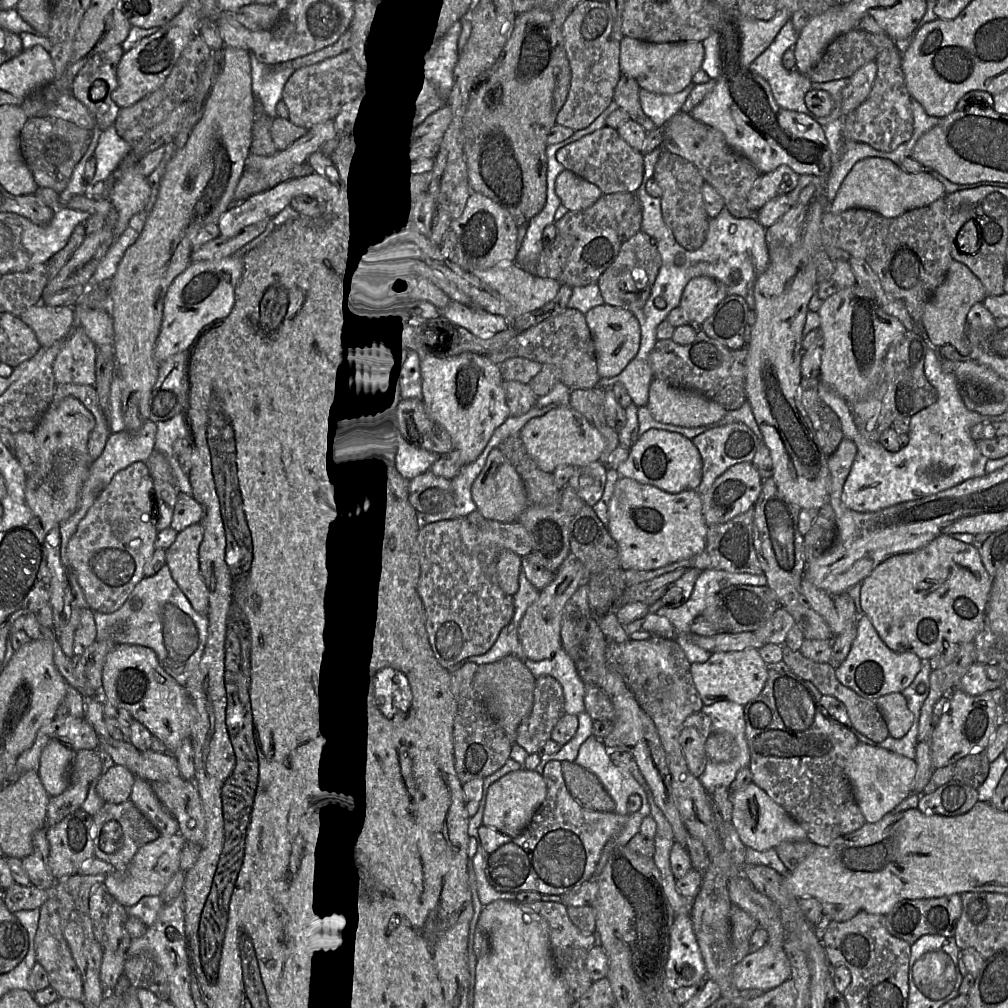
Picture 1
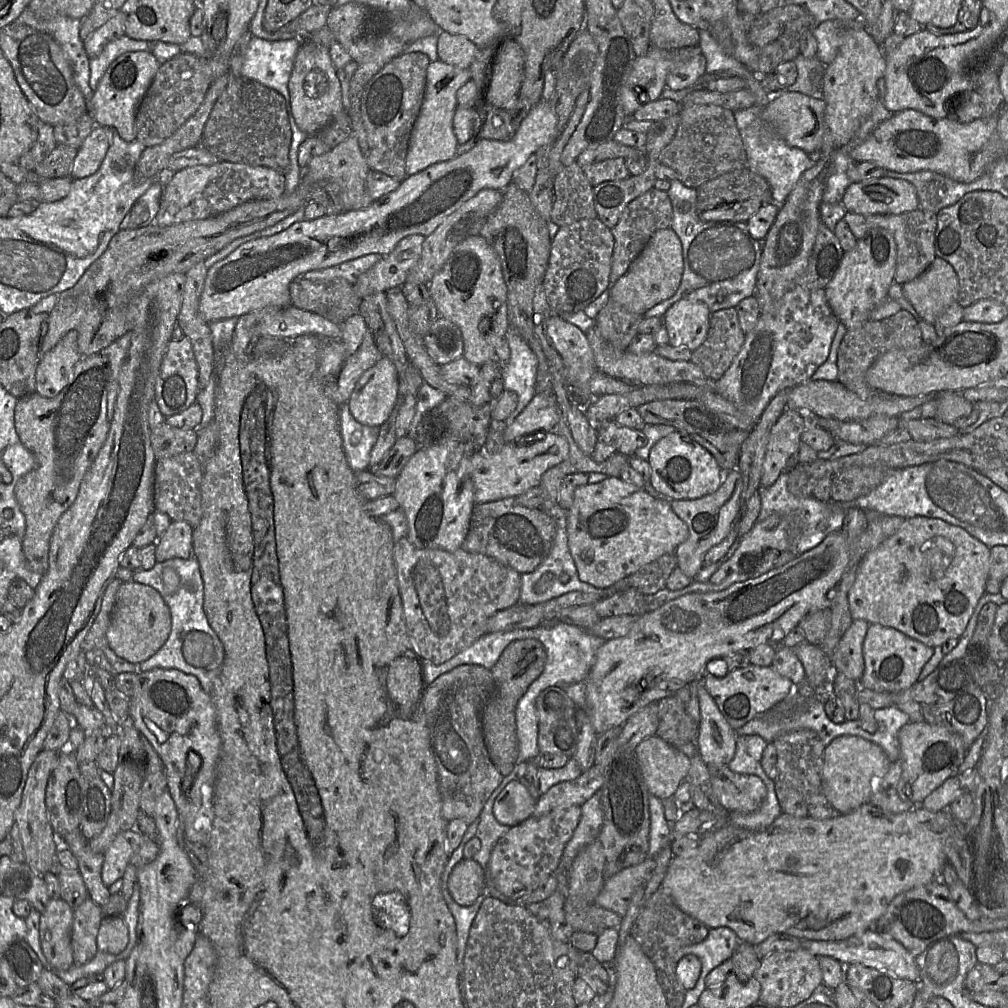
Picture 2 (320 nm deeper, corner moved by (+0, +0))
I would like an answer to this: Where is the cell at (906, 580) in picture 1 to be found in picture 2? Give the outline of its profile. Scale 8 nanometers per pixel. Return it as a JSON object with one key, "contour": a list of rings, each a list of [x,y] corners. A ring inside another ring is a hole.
{"contour":[[[924,516],[907,518],[895,533],[863,557],[858,567],[855,580],[848,592],[851,616],[853,620],[862,619],[866,620],[870,624],[877,623],[883,626],[895,628],[910,638],[918,640],[931,647],[942,646],[948,639],[959,638],[962,635],[978,601],[986,592],[986,584],[989,578],[990,556],[991,548],[973,537],[960,526],[950,524],[938,518],[929,518]]]}

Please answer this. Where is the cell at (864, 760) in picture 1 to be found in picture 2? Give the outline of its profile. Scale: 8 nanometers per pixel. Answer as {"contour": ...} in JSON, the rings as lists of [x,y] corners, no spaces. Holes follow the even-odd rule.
{"contour":[[[854,735],[836,737],[826,746],[823,753],[823,793],[840,814],[850,813],[869,802],[875,785],[885,776],[890,764],[883,750],[873,742]]]}

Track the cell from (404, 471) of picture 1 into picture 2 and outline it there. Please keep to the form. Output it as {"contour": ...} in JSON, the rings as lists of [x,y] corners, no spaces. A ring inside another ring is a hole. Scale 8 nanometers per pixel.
{"contour":[[[348,403],[340,408],[340,415],[340,434],[348,464],[354,472],[371,470],[370,454],[378,439],[379,427],[365,426],[356,421]]]}

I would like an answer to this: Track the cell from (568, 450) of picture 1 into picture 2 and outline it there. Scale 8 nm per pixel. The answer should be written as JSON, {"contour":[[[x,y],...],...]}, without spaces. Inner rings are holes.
{"contour":[[[552,433],[539,434],[539,435],[540,435],[540,437],[542,437],[541,439],[543,439],[543,437],[545,436],[544,446],[540,449],[535,449],[535,450],[527,449],[527,446],[532,444],[532,443],[529,443],[525,446],[519,446],[519,445],[515,445],[513,443],[504,443],[501,450],[499,452],[497,452],[496,454],[488,454],[487,452],[485,452],[484,446],[483,446],[480,450],[478,450],[477,452],[472,453],[470,455],[471,478],[472,478],[472,481],[473,481],[473,484],[474,484],[474,502],[475,502],[475,504],[482,504],[482,503],[492,502],[492,501],[501,500],[501,499],[504,499],[504,498],[509,498],[509,497],[515,497],[516,498],[517,496],[525,493],[529,489],[540,486],[542,475],[548,469],[560,464],[561,462],[563,462],[568,457],[569,445],[568,445],[568,442],[567,442],[567,440],[564,436],[562,436],[560,434],[552,434]]]}

